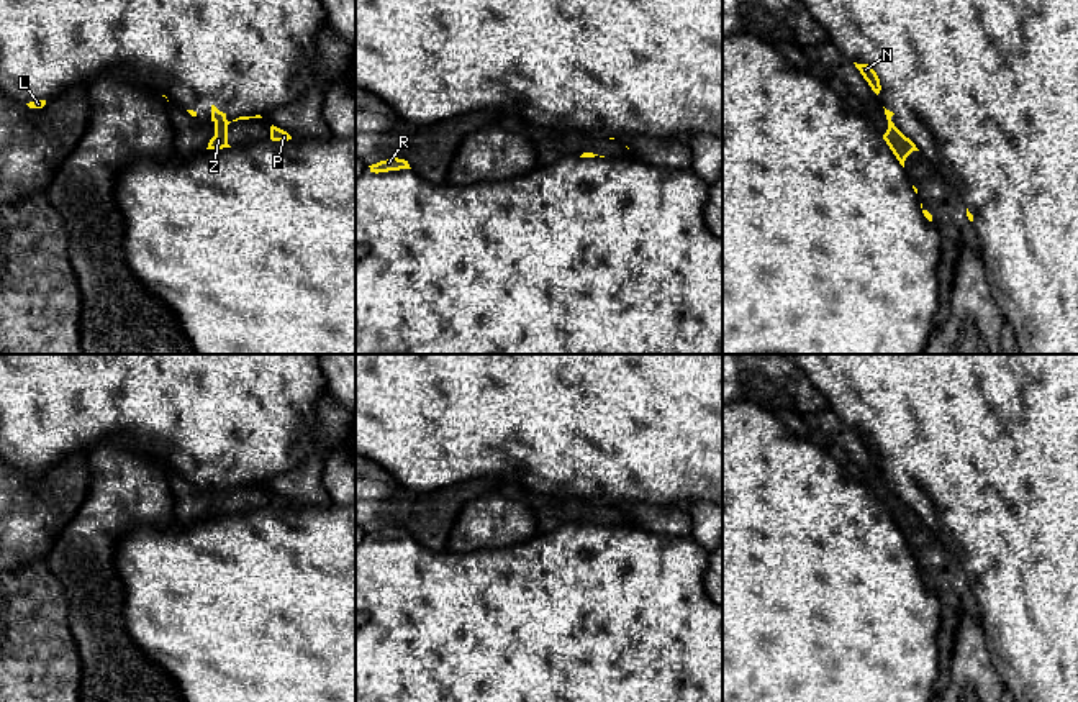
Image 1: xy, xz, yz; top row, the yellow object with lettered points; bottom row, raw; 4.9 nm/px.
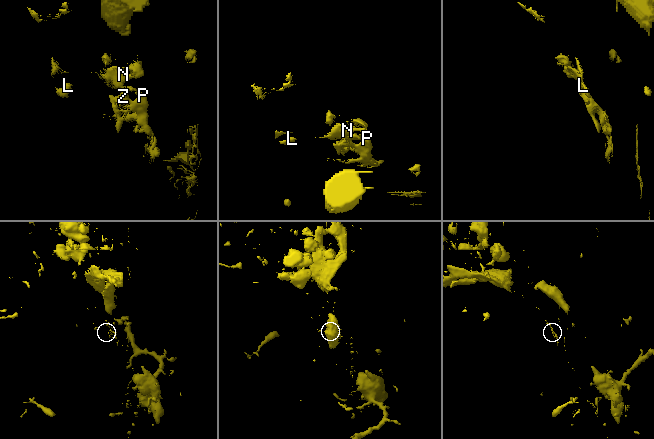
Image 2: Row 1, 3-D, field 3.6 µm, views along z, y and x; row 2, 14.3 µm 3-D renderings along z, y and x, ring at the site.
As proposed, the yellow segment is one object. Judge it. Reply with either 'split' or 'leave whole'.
split

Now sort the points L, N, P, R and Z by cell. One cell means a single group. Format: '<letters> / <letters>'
L N R / P Z

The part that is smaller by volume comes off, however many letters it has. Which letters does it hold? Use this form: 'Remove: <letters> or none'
Remove: P, Z

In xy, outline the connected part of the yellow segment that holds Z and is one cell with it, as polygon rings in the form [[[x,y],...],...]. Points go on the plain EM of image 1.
[[[216,489],[215,490],[215,504],[210,507],[206,517],[223,517],[223,515],[231,515],[228,512],[228,492],[231,489]]]

